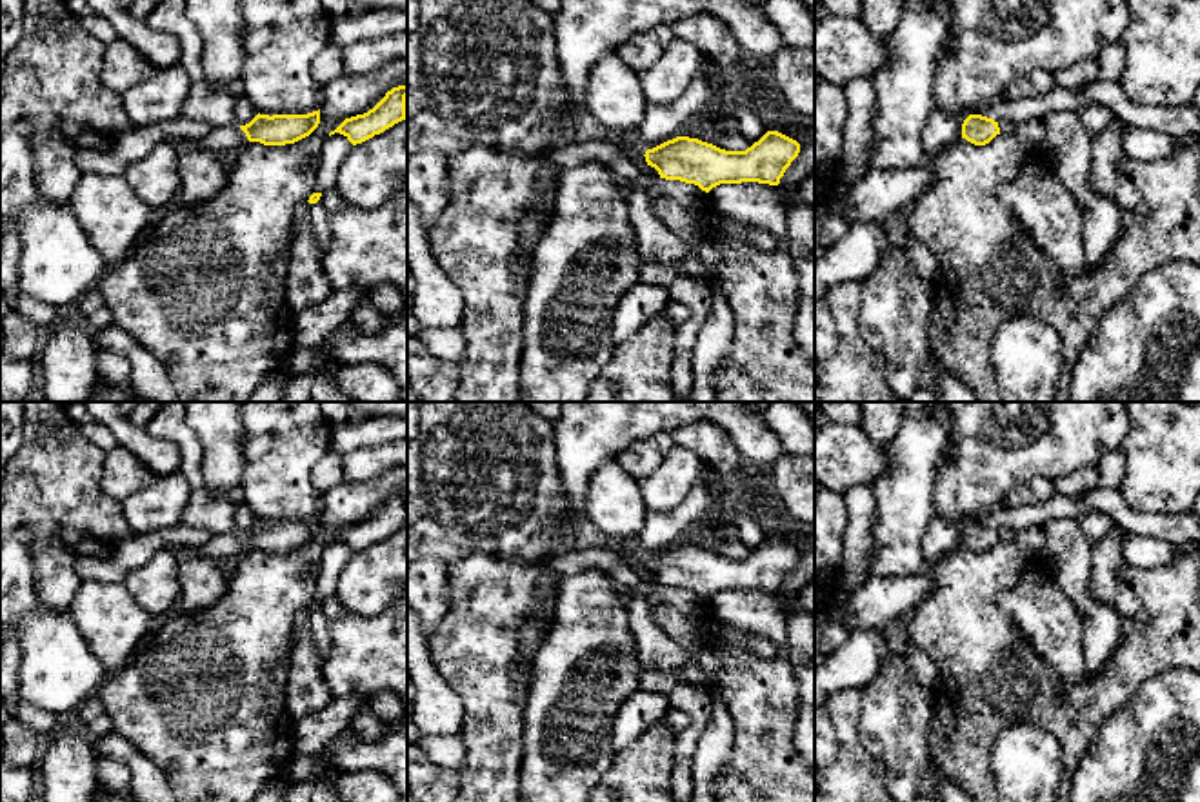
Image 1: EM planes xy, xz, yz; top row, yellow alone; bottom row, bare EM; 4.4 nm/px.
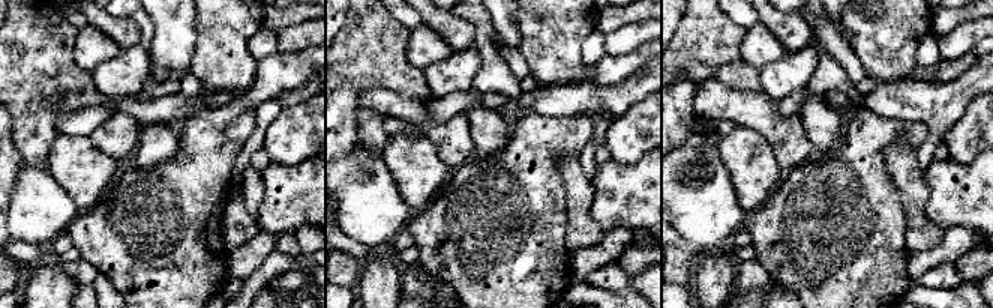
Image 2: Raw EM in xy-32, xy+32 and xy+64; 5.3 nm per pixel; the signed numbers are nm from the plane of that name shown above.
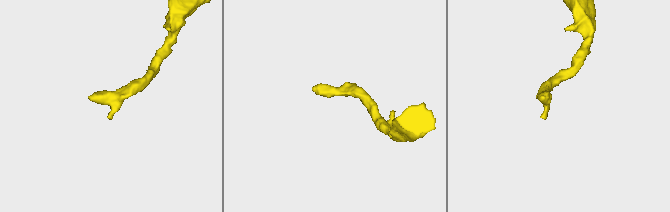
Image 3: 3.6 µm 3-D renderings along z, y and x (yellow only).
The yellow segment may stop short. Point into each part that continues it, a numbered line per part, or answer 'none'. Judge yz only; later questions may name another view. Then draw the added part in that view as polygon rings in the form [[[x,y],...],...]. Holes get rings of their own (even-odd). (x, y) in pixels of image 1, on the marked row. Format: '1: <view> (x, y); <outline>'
none

